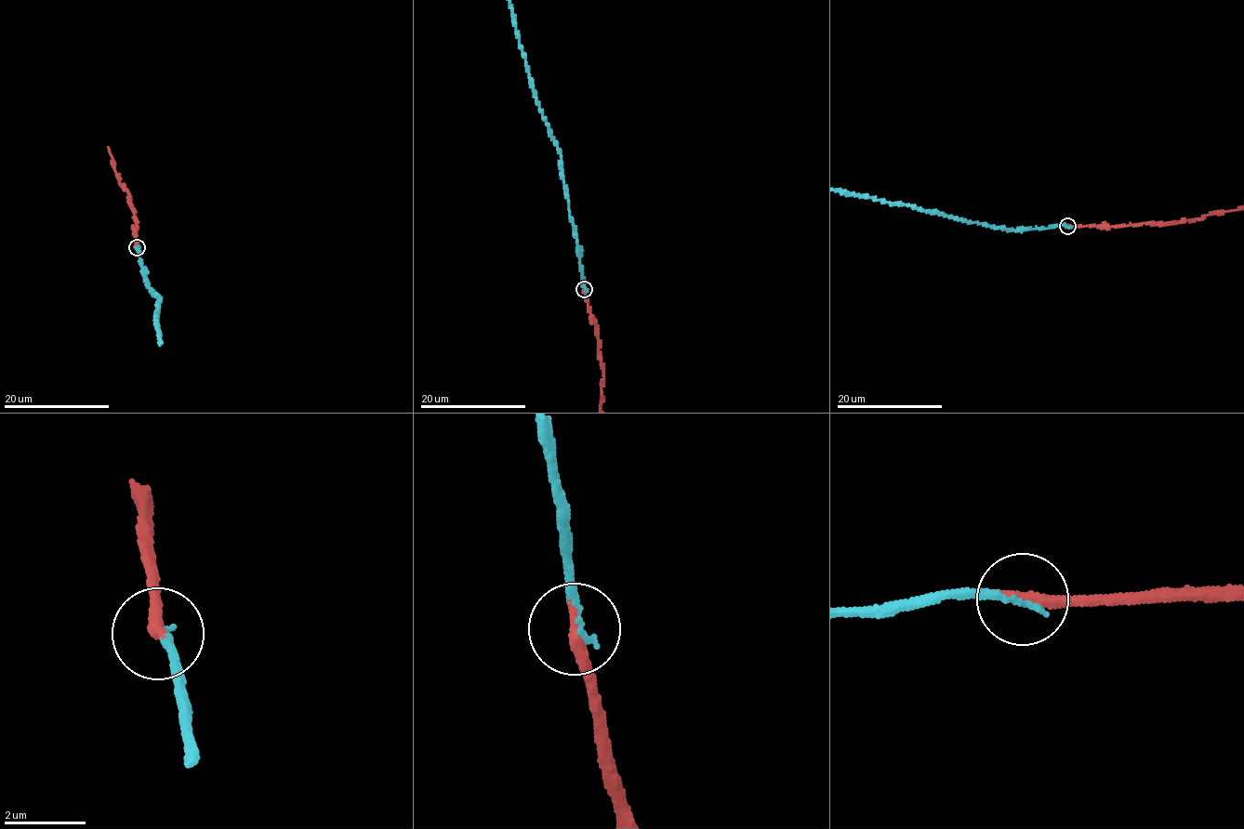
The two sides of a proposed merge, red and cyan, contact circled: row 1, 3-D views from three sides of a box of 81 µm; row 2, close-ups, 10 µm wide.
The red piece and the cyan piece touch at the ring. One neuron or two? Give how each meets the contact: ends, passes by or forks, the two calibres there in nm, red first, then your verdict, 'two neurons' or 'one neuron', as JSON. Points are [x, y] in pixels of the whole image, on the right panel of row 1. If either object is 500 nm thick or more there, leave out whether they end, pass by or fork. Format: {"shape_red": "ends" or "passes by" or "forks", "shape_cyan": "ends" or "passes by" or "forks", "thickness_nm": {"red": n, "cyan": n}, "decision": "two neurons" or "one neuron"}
{"shape_red": "ends", "shape_cyan": "ends", "thickness_nm": {"red": 360, "cyan": 170}, "decision": "one neuron"}

